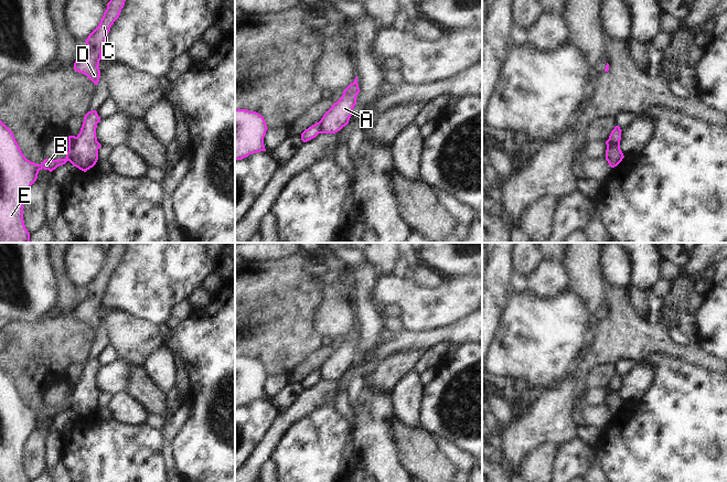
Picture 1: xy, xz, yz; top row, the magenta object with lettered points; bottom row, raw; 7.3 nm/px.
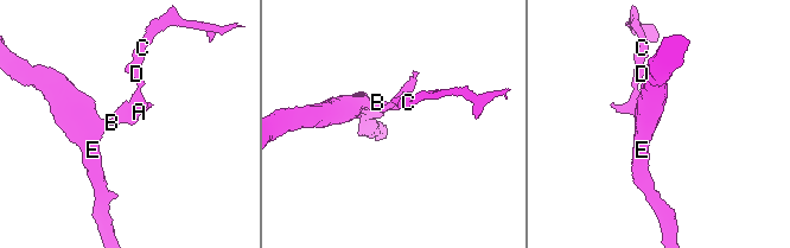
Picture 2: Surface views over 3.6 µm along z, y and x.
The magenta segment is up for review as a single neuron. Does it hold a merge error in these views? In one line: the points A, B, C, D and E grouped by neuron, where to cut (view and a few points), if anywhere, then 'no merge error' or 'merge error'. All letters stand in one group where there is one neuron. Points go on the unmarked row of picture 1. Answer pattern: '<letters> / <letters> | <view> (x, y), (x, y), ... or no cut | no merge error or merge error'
A C D / B E | xy (76, 384), (71, 395), (68, 407) | merge error

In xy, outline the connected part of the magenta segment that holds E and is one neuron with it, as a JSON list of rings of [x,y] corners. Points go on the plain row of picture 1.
[[[0,367],[0,482],[30,482],[23,468],[24,444],[39,418],[52,419],[70,408],[75,383],[68,383],[65,406],[45,406],[41,411],[28,407],[13,379]]]

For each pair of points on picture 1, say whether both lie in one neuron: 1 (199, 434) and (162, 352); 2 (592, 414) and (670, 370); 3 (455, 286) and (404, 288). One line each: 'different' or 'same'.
1: different
2: different
3: same

